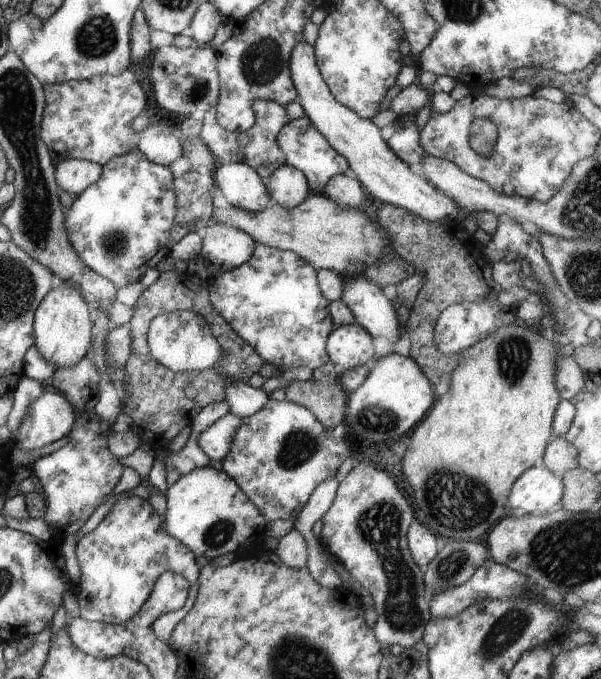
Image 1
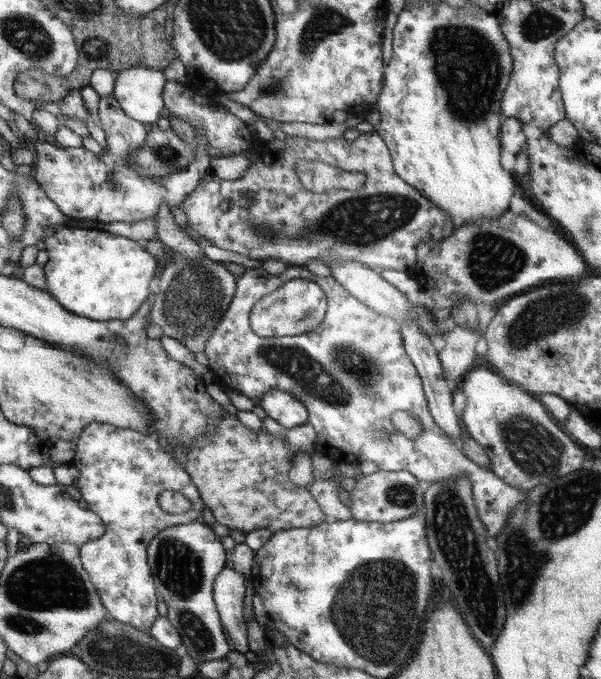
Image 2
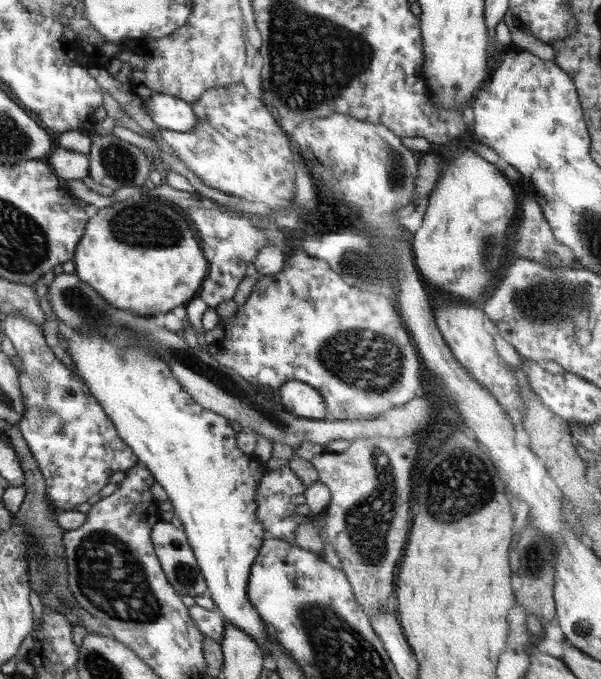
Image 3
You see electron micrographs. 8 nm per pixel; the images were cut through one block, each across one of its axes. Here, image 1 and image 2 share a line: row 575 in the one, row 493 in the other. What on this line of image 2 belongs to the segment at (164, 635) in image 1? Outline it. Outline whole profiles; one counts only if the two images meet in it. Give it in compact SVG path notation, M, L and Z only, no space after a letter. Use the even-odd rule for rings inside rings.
M93 422L92 425L86 425L76 445L76 453L70 464L79 469L80 477L74 486L80 490L82 500L88 504L87 509L94 511L106 526L106 532L100 538L81 544L81 562L93 579L94 587L97 587L108 617L148 632L158 619L158 610L156 610L156 588L148 566L149 562L146 562L146 546L149 546L153 538L157 538L161 530L196 521L196 518L202 514L205 502L188 471L182 469L182 464L174 458L170 448L155 436L147 435L142 431L115 427L110 423ZM164 490L182 492L192 502L192 507L188 509L185 517L176 513L170 514L162 509L158 498Z

